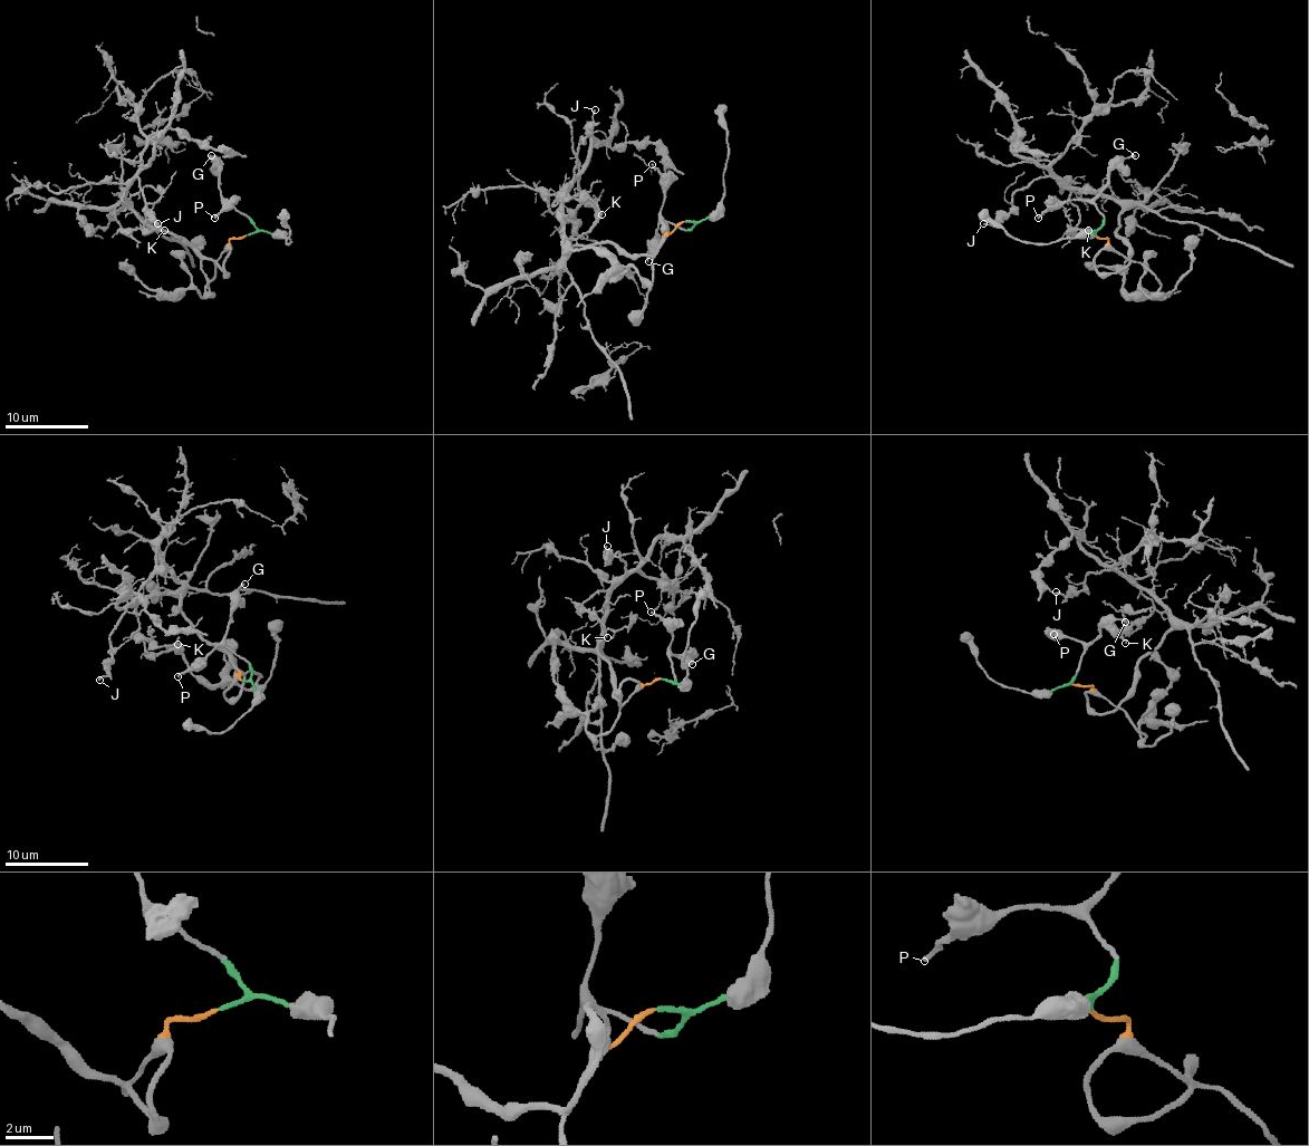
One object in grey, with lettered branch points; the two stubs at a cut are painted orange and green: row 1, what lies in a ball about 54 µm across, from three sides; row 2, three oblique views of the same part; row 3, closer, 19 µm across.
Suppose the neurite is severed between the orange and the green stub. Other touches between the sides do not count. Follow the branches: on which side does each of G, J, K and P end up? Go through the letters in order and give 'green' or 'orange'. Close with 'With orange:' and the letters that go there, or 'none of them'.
G: green
J: orange
K: orange
P: green
With orange: J, K

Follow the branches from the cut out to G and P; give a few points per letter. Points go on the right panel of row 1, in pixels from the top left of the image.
G: (1095, 236), (1103, 223), (1095, 198), (1105, 185), (1112, 169), (1124, 159), (1136, 156)
P: (1095, 236), (1103, 217), (1086, 200), (1057, 200), (1038, 219)

